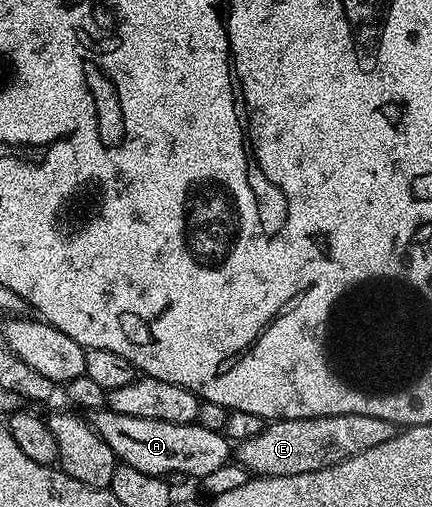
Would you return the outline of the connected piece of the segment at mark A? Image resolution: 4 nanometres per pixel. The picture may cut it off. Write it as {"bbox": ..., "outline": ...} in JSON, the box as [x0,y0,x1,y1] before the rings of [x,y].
{"bbox":[91,406,230,478],"outline":[[[106,406],[96,409],[92,413],[91,423],[95,434],[111,446],[111,450],[117,456],[118,461],[135,470],[143,470],[143,474],[151,474],[162,478],[172,477],[172,472],[178,472],[181,476],[197,476],[204,478],[211,474],[211,470],[219,470],[219,466],[230,463],[230,441],[222,433],[215,430],[207,430],[196,422],[191,424],[176,424],[175,422],[155,422],[151,418],[131,418],[131,414],[115,414]]]}

